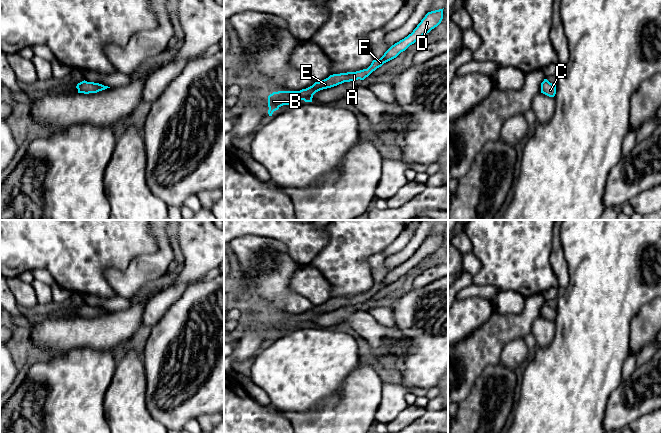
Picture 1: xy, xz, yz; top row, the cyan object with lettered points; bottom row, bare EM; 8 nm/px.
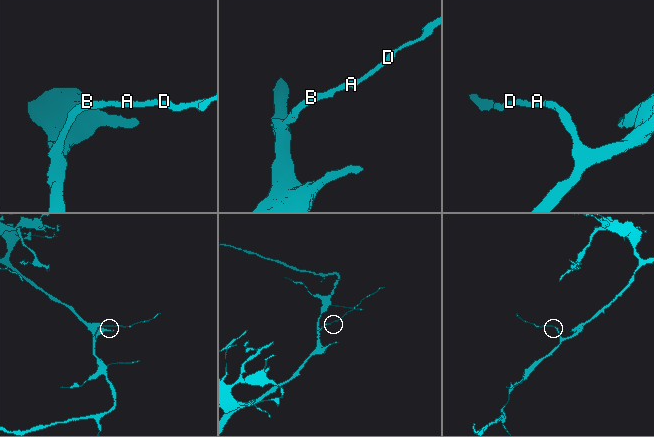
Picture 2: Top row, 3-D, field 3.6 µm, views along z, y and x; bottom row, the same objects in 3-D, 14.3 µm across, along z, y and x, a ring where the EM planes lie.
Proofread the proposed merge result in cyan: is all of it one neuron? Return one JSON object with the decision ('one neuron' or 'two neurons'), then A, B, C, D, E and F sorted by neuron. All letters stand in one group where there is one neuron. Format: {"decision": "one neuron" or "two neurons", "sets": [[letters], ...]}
{"decision": "one neuron", "sets": [["A", "B", "C", "D", "E", "F"]]}

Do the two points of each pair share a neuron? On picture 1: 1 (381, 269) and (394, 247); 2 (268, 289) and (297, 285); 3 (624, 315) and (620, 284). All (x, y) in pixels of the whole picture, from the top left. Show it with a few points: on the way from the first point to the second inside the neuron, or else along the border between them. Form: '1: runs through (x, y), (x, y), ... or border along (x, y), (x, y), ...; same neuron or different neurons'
1: runs through (381, 263), (381, 258), (388, 252); same neuron
2: border along (301, 266), (294, 273), (290, 287), (309, 300); different neurons
3: runs through (620, 307), (620, 292); same neuron

